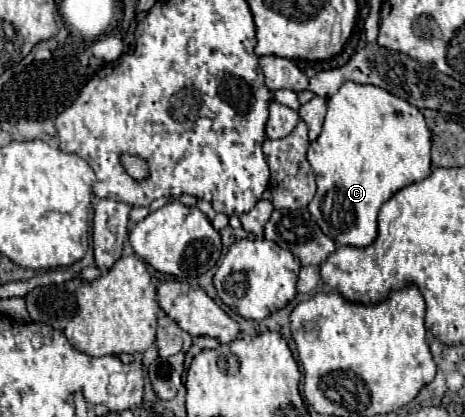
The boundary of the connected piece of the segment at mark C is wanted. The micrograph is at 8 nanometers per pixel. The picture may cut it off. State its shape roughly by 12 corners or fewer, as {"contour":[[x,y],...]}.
{"contour":[[346,82],[308,148],[326,236],[370,246],[432,172],[418,108]]}

